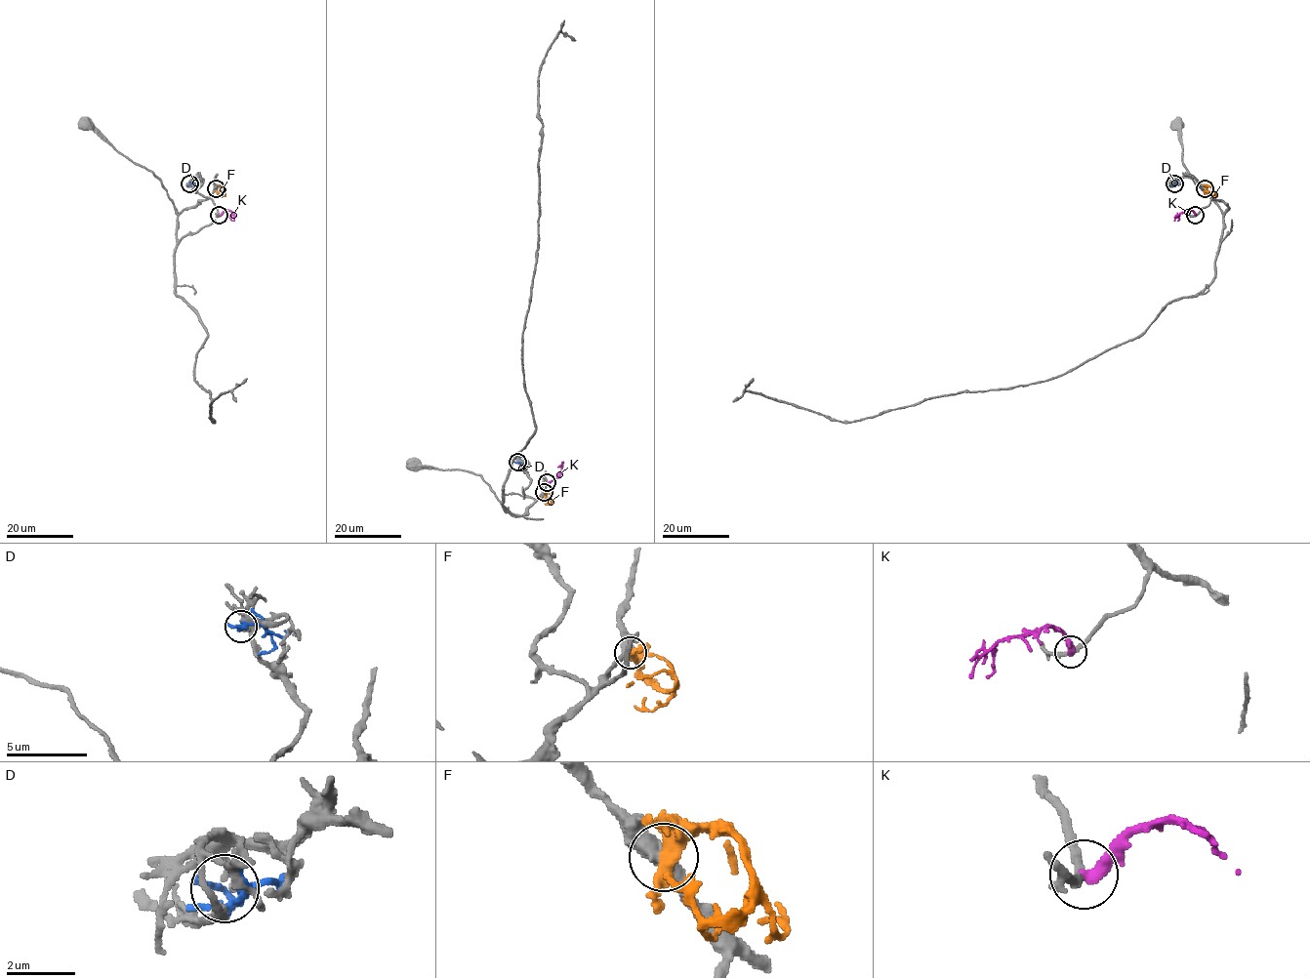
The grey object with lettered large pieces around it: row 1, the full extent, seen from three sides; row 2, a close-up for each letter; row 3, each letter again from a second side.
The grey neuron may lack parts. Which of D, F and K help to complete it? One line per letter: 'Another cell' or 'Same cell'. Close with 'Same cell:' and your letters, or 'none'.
D: Another cell
F: Another cell
K: Another cell
Same cell: none

